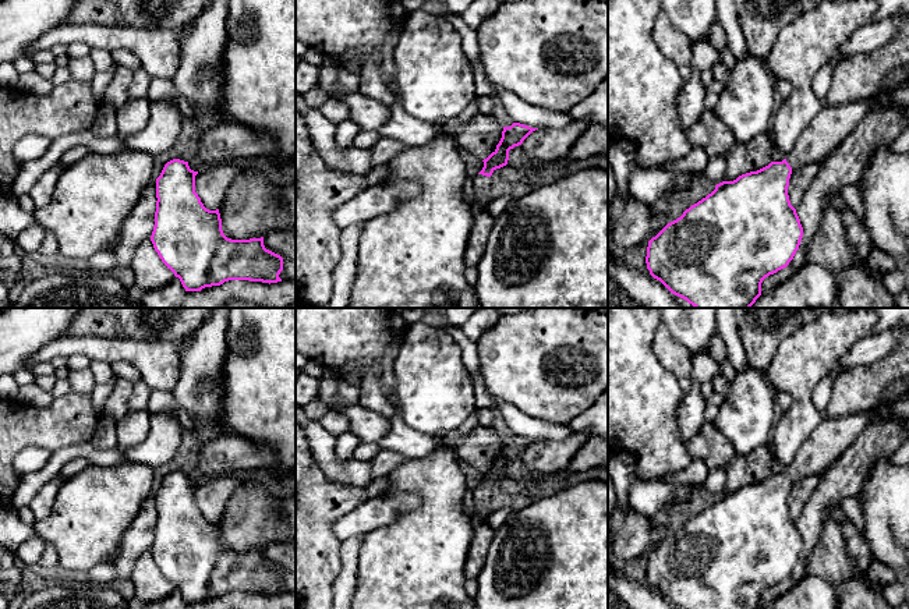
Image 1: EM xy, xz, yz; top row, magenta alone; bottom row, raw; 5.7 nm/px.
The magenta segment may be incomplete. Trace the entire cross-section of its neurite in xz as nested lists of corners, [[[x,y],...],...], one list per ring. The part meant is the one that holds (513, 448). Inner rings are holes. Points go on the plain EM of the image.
[[[520,435],[503,439],[502,450],[496,457],[496,461],[482,472],[482,482],[473,489],[475,500],[475,511],[473,517],[474,525],[487,523],[487,518],[491,514],[492,485],[496,481],[506,478],[509,472],[509,463],[521,457],[523,453],[535,442],[538,440],[531,440]]]

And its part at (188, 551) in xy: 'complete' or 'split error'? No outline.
complete

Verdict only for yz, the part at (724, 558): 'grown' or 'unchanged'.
grown

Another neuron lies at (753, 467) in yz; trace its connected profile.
[[[770,445],[760,446],[747,454],[735,454],[725,470],[724,493],[733,493],[742,486],[768,478],[774,458]]]

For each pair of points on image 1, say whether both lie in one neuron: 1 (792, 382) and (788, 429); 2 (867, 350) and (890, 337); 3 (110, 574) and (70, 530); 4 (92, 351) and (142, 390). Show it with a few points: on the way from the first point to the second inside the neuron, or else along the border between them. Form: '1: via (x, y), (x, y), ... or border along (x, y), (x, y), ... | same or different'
1: via (800, 393), (802, 415), (799, 418) | same
2: via (873, 347), (884, 343) | same
3: border along (105, 562), (92, 566), (87, 572) | different
4: border along (141, 381), (151, 389) | different

